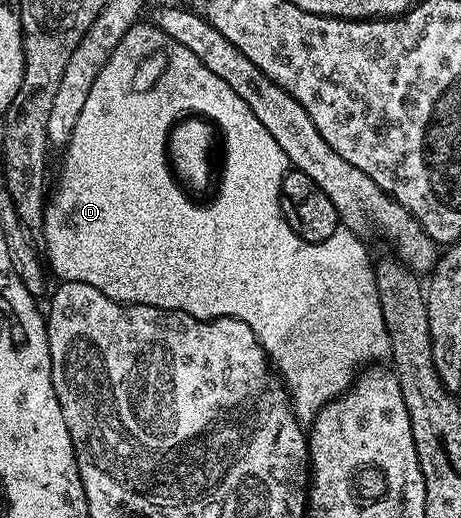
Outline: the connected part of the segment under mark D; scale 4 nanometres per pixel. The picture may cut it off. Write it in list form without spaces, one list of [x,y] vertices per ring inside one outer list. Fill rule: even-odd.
[[[169,37],[169,63],[161,63],[161,106],[155,103],[151,97],[119,97],[111,95],[105,101],[93,101],[99,93],[103,93],[103,83],[119,75],[121,69],[115,61],[105,62],[101,75],[95,77],[95,83],[91,85],[92,93],[83,104],[83,113],[79,113],[79,121],[71,133],[71,141],[63,148],[66,159],[61,163],[61,176],[57,179],[57,192],[52,192],[51,198],[45,204],[45,247],[43,243],[43,255],[47,260],[47,267],[58,280],[70,283],[79,281],[83,285],[95,285],[99,293],[107,293],[120,303],[138,303],[139,305],[151,305],[164,311],[181,311],[184,315],[190,315],[196,319],[238,319],[247,325],[255,333],[255,337],[263,345],[265,354],[269,356],[272,366],[281,376],[290,396],[297,420],[302,425],[312,424],[313,418],[326,407],[332,399],[338,399],[344,395],[348,387],[353,386],[353,380],[366,365],[376,364],[390,358],[389,334],[387,325],[383,321],[383,309],[379,305],[379,289],[375,285],[375,263],[369,260],[369,251],[365,248],[362,236],[356,231],[339,229],[331,237],[327,237],[325,243],[308,243],[300,239],[287,225],[281,208],[281,182],[285,172],[290,170],[289,159],[279,149],[275,137],[267,133],[267,129],[251,113],[251,105],[227,85],[220,77],[215,77],[187,45],[179,45],[175,37]],[[192,107],[214,107],[217,110],[215,127],[218,132],[225,131],[225,176],[221,179],[221,188],[217,191],[217,199],[213,199],[204,207],[201,203],[192,203],[188,199],[185,187],[175,181],[174,172],[167,158],[167,133],[171,132],[175,123],[182,118],[184,113],[189,113]]]

